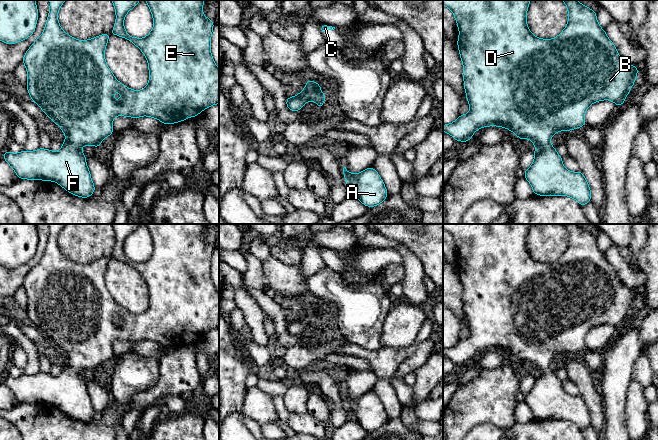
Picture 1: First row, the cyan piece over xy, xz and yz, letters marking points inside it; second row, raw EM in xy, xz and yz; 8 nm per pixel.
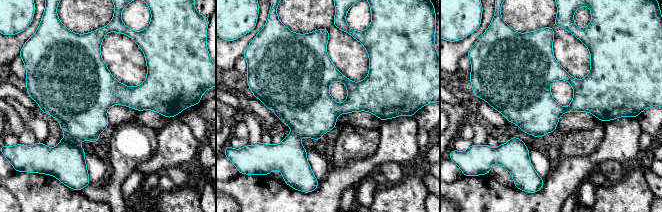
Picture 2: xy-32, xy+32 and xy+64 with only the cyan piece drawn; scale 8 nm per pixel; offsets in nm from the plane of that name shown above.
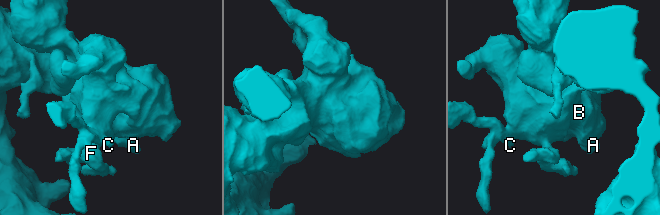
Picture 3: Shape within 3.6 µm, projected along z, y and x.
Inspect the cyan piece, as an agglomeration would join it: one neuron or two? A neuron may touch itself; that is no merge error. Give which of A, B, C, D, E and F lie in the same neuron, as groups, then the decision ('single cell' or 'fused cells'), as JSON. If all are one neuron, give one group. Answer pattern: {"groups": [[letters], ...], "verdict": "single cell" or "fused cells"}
{"groups": [["A", "B", "C", "D", "E", "F"]], "verdict": "single cell"}

